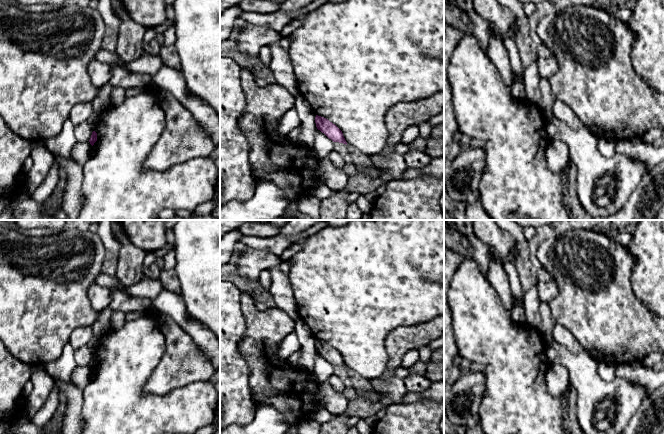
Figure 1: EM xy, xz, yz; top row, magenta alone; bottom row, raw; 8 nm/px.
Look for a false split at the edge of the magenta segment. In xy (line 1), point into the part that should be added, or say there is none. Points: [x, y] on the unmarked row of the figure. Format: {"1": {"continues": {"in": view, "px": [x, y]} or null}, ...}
{"1": {"continues": null}}

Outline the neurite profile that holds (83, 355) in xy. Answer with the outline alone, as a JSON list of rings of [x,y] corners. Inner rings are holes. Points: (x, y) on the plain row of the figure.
[[[86,345],[75,350],[75,360],[77,366],[88,366],[91,362],[93,352]]]

